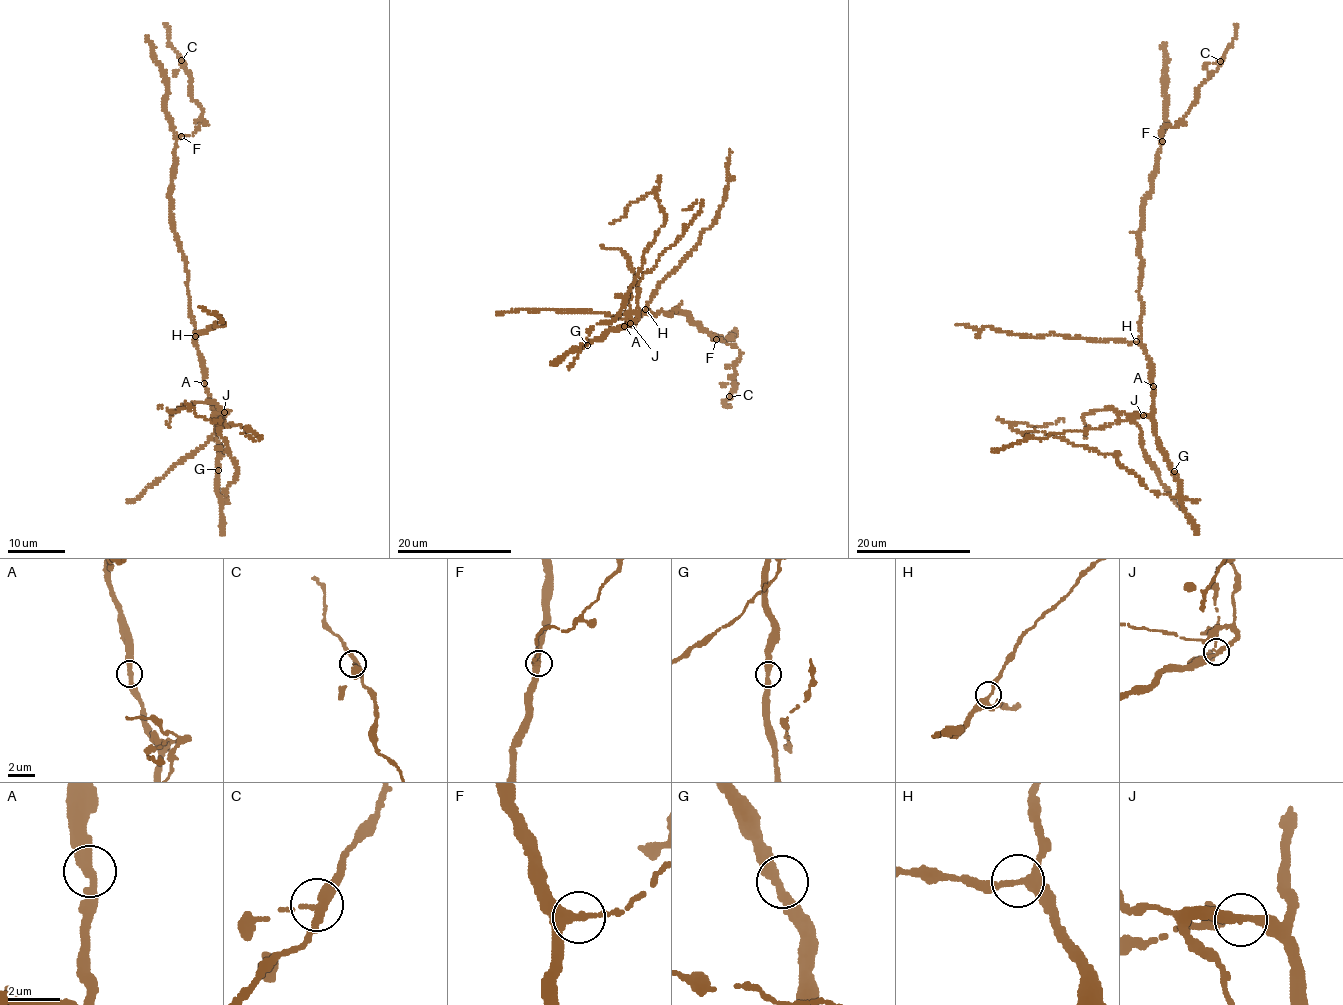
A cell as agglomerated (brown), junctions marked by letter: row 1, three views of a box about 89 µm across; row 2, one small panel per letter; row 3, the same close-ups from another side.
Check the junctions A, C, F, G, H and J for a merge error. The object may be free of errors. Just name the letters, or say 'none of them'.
J

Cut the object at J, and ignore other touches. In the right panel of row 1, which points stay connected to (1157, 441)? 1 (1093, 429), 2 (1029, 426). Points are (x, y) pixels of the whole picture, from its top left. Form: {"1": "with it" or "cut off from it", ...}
{"1": "cut off from it", "2": "with it"}

